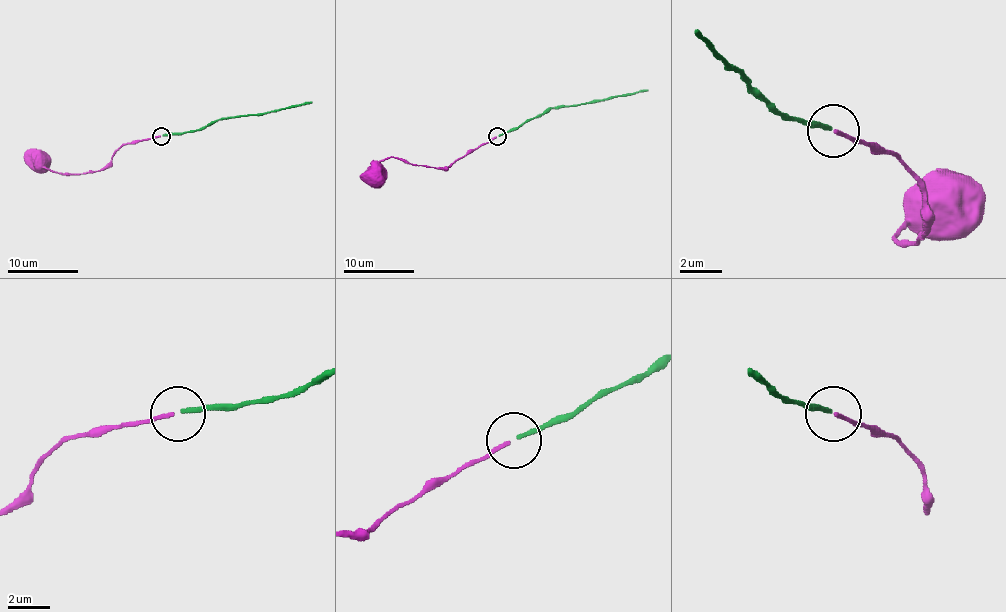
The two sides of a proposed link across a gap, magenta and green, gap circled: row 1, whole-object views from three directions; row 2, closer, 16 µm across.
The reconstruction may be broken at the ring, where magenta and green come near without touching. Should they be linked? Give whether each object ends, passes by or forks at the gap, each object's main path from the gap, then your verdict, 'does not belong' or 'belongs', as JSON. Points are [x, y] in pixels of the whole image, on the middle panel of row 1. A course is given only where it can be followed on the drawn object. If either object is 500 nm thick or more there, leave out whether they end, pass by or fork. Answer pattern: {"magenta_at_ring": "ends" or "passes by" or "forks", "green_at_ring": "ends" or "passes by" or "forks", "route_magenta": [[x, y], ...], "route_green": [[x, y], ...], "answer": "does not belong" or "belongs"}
{"magenta_at_ring": "ends", "green_at_ring": "ends", "route_magenta": [[496, 136], [469, 150], [449, 166], [410, 165], [396, 158], [387, 158], [380, 163], [379, 175]], "route_green": [[499, 136], [552, 108], [597, 103], [648, 90]], "answer": "does not belong"}

